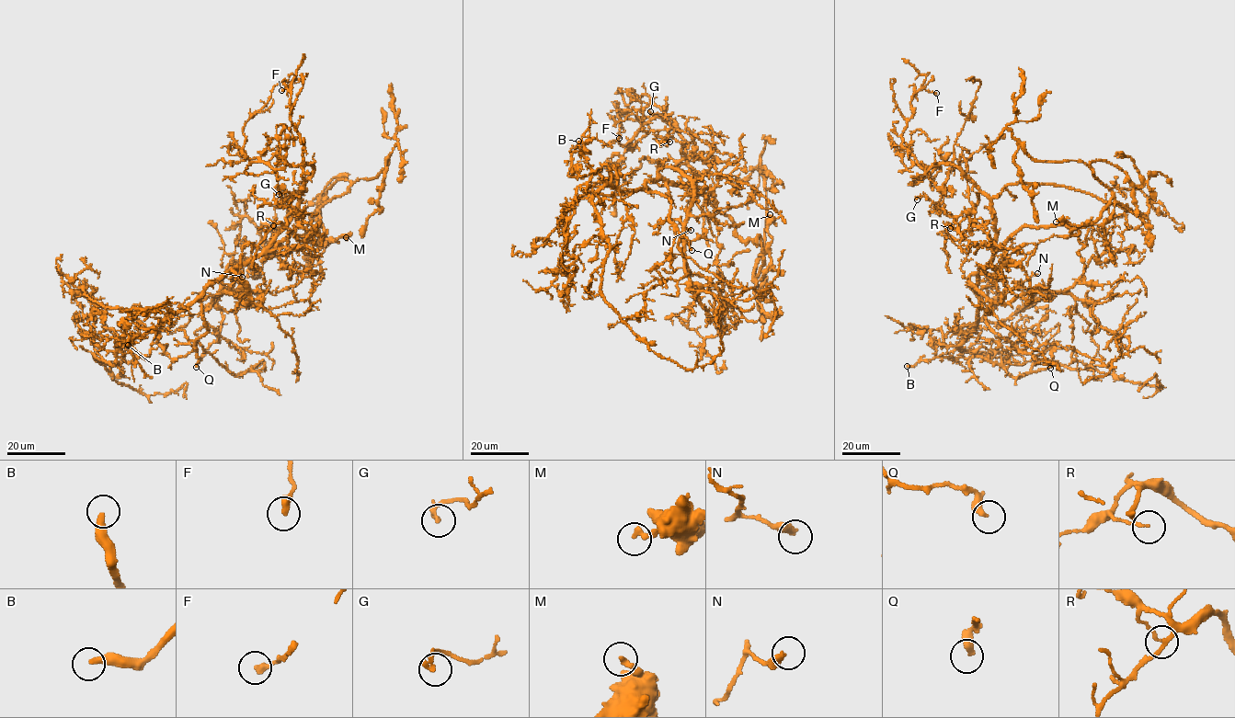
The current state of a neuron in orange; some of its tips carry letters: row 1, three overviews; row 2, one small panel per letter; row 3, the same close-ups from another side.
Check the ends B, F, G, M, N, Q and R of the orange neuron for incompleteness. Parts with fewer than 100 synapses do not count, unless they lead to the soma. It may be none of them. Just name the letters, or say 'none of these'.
B

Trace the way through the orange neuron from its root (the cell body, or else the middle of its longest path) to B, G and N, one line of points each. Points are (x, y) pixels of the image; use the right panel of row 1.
B: (981, 272), (974, 286), (979, 302), (971, 332), (953, 351), (907, 366)
G: (981, 272), (996, 247), (988, 197), (977, 194), (973, 209), (952, 217), (923, 196), (917, 199)
N: (981, 272), (969, 276), (972, 286), (993, 301), (1007, 303), (1025, 294), (1027, 290), (1023, 283), (1037, 273)

